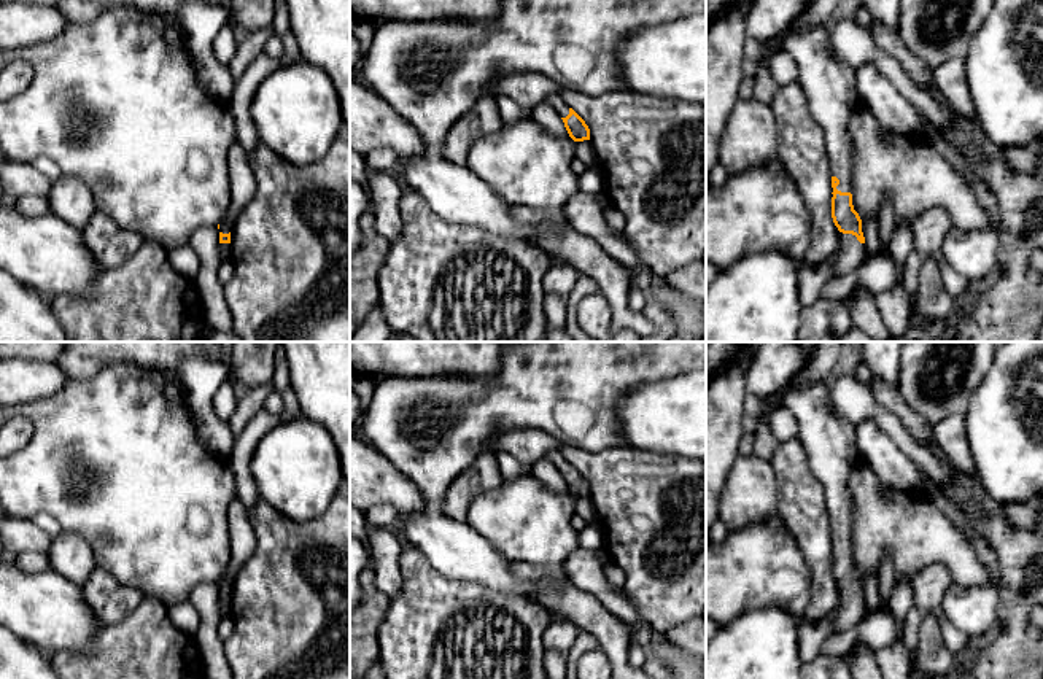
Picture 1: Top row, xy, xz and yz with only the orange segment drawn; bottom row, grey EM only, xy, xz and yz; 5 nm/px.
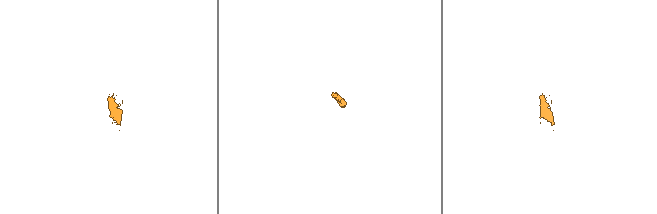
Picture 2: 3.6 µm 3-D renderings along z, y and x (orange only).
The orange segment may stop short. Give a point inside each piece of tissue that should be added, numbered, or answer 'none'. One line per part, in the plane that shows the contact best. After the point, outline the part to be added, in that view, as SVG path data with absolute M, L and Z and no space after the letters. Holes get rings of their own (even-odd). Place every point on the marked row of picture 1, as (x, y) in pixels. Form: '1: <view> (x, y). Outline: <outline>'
1: yz (829, 85). Outline: M820 25L808 33L790 30L784 51L798 65L801 86L814 121L822 127L830 173L839 180L841 192L851 192L851 138L847 121L859 102L855 68L833 56L830 25Z
2: yz (849, 255). Outline: M839 232L839 246L828 262L822 266L801 262L798 266L801 305L808 307L816 302L828 280L852 272L860 266L865 258L865 250L865 243L860 243L855 235Z

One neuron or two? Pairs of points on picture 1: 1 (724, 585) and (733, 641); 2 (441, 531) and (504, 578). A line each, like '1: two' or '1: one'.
1: two
2: one

